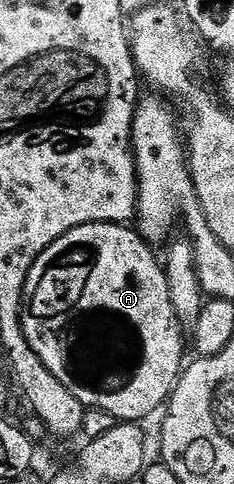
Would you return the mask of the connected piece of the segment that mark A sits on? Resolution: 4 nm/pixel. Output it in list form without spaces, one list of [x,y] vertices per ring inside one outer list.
[[[90,223],[82,227],[74,227],[62,235],[30,267],[30,275],[26,279],[24,288],[24,310],[20,318],[22,319],[22,331],[34,347],[34,355],[46,363],[46,371],[51,371],[58,380],[76,396],[80,402],[88,409],[101,409],[109,412],[116,417],[120,423],[140,423],[143,417],[148,417],[156,408],[163,406],[172,395],[172,390],[176,388],[176,382],[179,381],[182,370],[185,368],[184,345],[186,349],[186,333],[181,329],[180,321],[174,315],[174,303],[170,303],[170,287],[164,274],[164,267],[159,256],[152,254],[153,246],[140,236],[135,228],[127,224],[111,225],[110,223]]]

